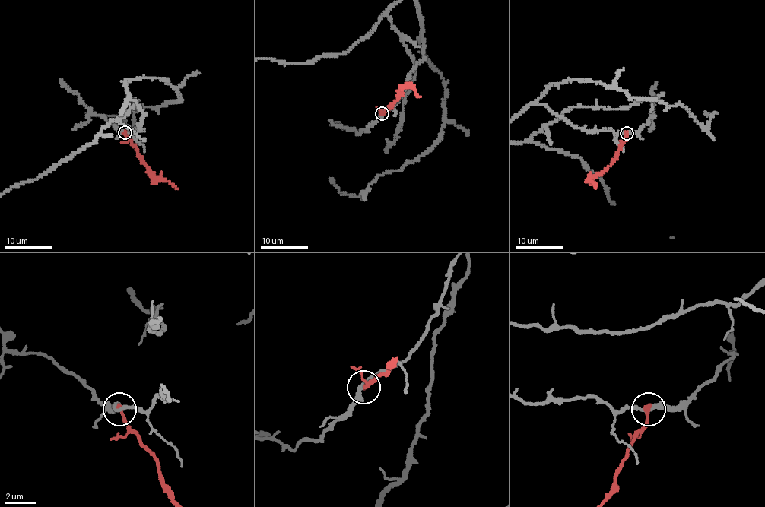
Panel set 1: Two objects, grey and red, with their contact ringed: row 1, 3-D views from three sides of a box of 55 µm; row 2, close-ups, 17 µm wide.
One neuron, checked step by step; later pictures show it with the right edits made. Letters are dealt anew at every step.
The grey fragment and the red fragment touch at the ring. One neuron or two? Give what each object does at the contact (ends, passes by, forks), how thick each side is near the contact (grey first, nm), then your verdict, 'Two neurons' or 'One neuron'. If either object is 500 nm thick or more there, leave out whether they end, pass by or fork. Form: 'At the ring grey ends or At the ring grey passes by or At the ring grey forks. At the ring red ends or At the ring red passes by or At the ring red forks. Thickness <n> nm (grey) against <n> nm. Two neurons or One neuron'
At the ring grey passes by. At the ring red ends. Thickness 240 nm (grey) against 320 nm. Two neurons

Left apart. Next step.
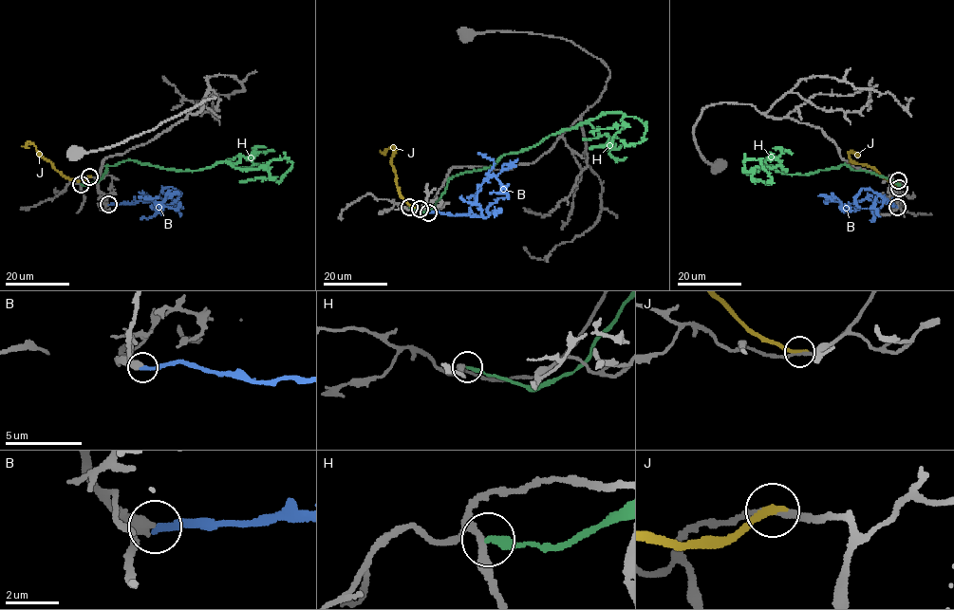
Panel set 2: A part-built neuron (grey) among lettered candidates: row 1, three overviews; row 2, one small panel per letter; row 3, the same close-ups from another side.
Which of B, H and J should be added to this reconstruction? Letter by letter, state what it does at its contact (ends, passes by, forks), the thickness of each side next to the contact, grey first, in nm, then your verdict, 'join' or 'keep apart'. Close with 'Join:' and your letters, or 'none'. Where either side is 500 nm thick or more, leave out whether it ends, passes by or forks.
B: it ends there; 320 nm thick on the grey side, 260 nm on the other; join
H: it ends there; 260 nm thick on the grey side, 260 nm on the other; keep apart
J: it ends there; 180 nm thick on the grey side, 280 nm on the other; keep apart
Join: B

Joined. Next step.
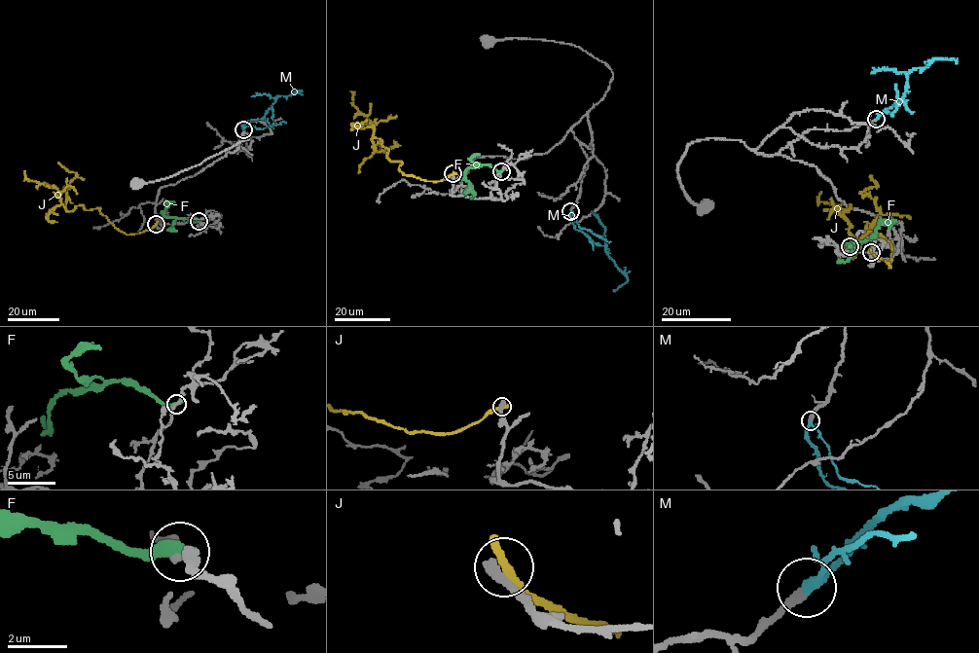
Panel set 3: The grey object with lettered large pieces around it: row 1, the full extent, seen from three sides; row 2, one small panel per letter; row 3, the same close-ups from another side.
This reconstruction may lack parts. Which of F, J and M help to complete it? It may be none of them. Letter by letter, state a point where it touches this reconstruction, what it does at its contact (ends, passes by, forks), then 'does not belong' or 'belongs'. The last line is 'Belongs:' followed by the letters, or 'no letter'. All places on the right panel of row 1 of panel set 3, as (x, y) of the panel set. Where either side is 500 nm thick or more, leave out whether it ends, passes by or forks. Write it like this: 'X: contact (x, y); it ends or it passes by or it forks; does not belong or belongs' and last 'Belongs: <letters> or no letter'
F: contact (850, 246); it ends; does not belong
J: contact (871, 252); it ends; does not belong
M: contact (876, 119); it passes by; belongs
Belongs: M

